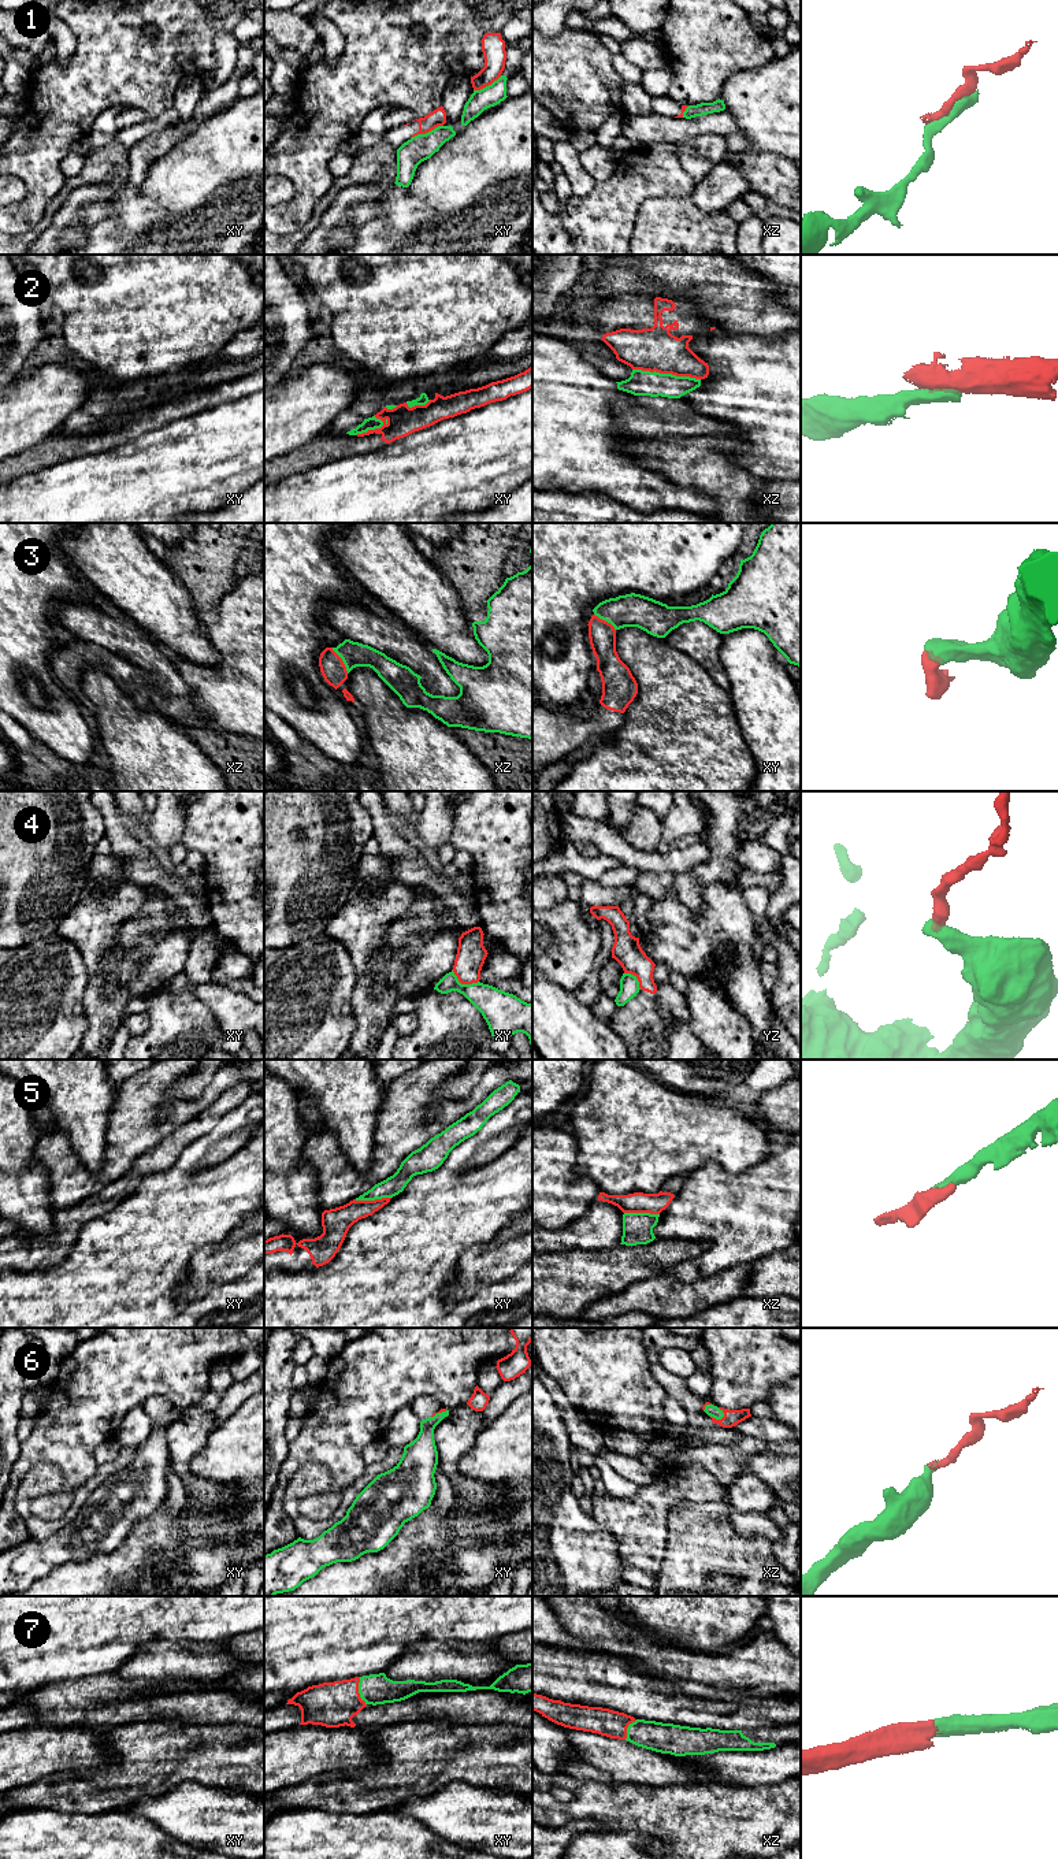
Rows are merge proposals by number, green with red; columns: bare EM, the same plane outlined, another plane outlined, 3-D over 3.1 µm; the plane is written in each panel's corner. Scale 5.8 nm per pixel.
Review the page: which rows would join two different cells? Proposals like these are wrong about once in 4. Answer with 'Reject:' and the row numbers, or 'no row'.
Reject: 1, 2, 4

